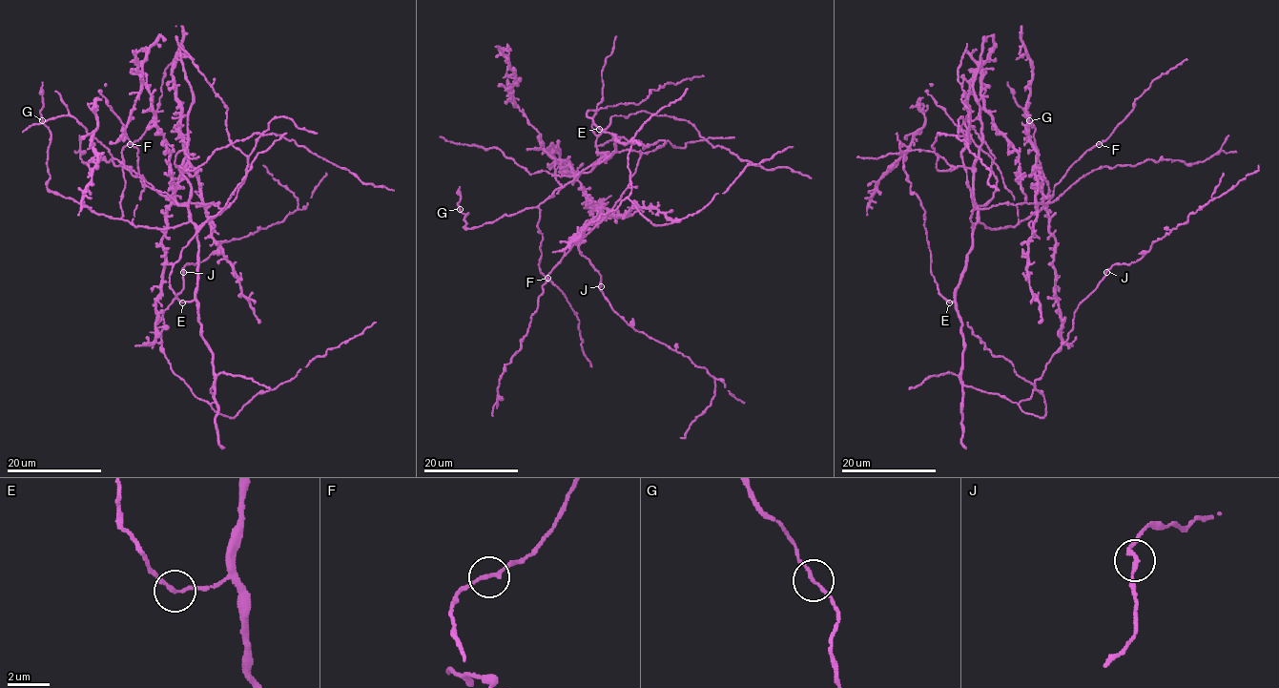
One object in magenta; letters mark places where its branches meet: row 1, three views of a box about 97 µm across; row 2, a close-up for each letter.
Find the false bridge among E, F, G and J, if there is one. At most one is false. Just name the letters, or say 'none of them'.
none of them

